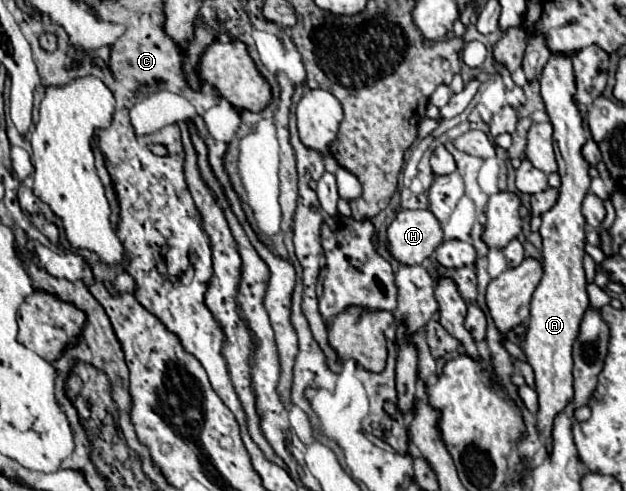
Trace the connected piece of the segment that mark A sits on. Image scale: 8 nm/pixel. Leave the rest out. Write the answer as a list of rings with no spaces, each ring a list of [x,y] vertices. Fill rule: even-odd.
[[[551,53],[549,61],[541,71],[539,85],[547,117],[553,125],[553,147],[559,165],[561,187],[557,203],[541,215],[543,223],[539,233],[543,237],[543,277],[531,299],[531,317],[527,325],[523,351],[527,355],[527,363],[535,371],[535,385],[537,385],[535,391],[539,395],[537,421],[545,435],[545,447],[551,449],[553,419],[573,399],[571,349],[579,333],[583,313],[587,311],[589,305],[589,297],[585,291],[587,279],[583,271],[587,223],[581,213],[581,203],[589,191],[591,177],[589,177],[589,163],[585,163],[585,157],[581,155],[581,147],[587,141],[587,135],[581,111],[575,103],[575,73],[571,65],[571,55]]]

